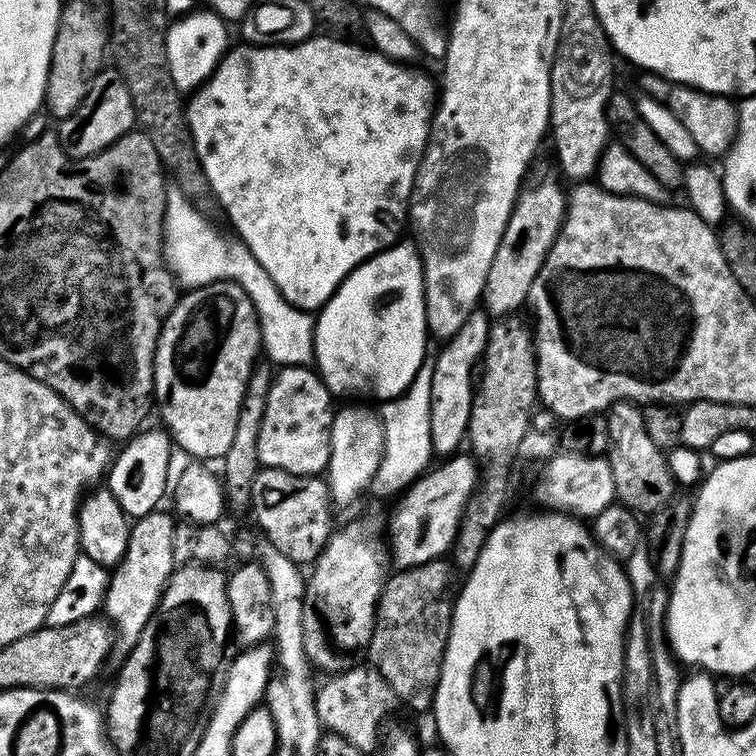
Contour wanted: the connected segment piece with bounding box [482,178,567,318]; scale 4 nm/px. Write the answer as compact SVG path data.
M552 178L530 182L519 192L496 254L492 259L490 270L488 270L482 304L485 311L494 318L509 315L513 311L514 288L523 289L527 280L536 276L564 222L567 197L565 192L559 189L559 184Z

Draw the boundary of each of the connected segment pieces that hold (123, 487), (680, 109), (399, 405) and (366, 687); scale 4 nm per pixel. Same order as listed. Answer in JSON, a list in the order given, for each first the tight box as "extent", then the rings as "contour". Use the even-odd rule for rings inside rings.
[{"extent":[106,430,174,518],"contour":[[[141,430],[123,445],[120,453],[115,453],[106,473],[106,487],[117,499],[119,506],[129,518],[144,516],[157,511],[160,499],[165,499],[170,488],[168,463],[172,460],[174,444],[167,431],[148,432]]]},{"extent":[640,72,739,156],"contour":[[[644,72],[640,76],[640,86],[644,90],[642,92],[671,110],[680,123],[688,129],[701,153],[718,154],[718,156],[727,153],[736,136],[739,116],[735,103],[729,97],[719,93],[703,92],[688,85],[674,84],[671,80],[652,73]]]},{"extent":[369,358,433,498],"contour":[[[426,358],[419,368],[414,382],[403,395],[385,401],[380,408],[380,417],[384,424],[384,450],[378,470],[369,484],[373,497],[383,498],[394,492],[401,493],[415,482],[429,467],[432,459],[430,442],[430,383],[433,378],[433,359]]]},{"extent":[316,666,398,754],"contour":[[[351,666],[329,675],[326,679],[328,681],[316,688],[316,709],[321,725],[331,735],[341,736],[362,754],[372,754],[377,751],[382,725],[389,719],[387,716],[398,708],[398,701],[394,690],[388,685],[386,678],[378,674],[376,668],[363,667]]]}]

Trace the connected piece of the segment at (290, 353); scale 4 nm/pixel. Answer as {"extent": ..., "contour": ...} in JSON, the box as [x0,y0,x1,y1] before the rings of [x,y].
{"extent":[163,186,314,366],"contour":[[[178,186],[169,187],[167,208],[164,211],[163,258],[164,264],[177,280],[177,285],[184,290],[201,288],[216,280],[229,280],[239,285],[255,306],[265,357],[268,356],[276,366],[309,365],[314,358],[313,315],[286,303],[273,280],[244,242],[238,238],[230,240],[222,236],[199,214],[193,204]]]}

